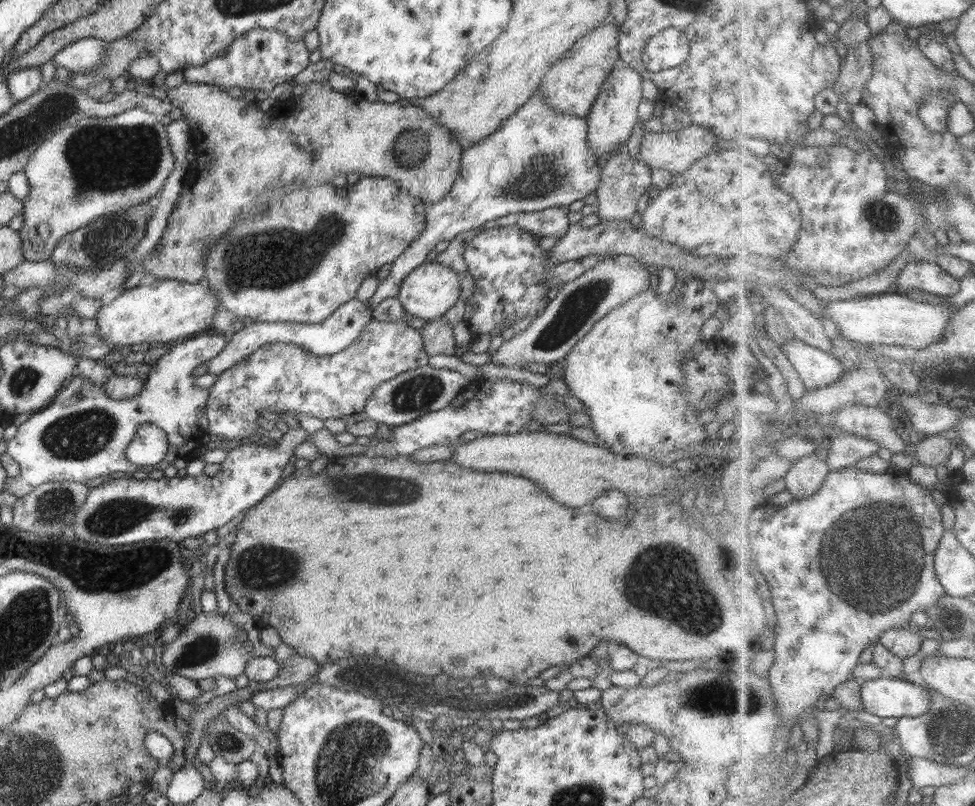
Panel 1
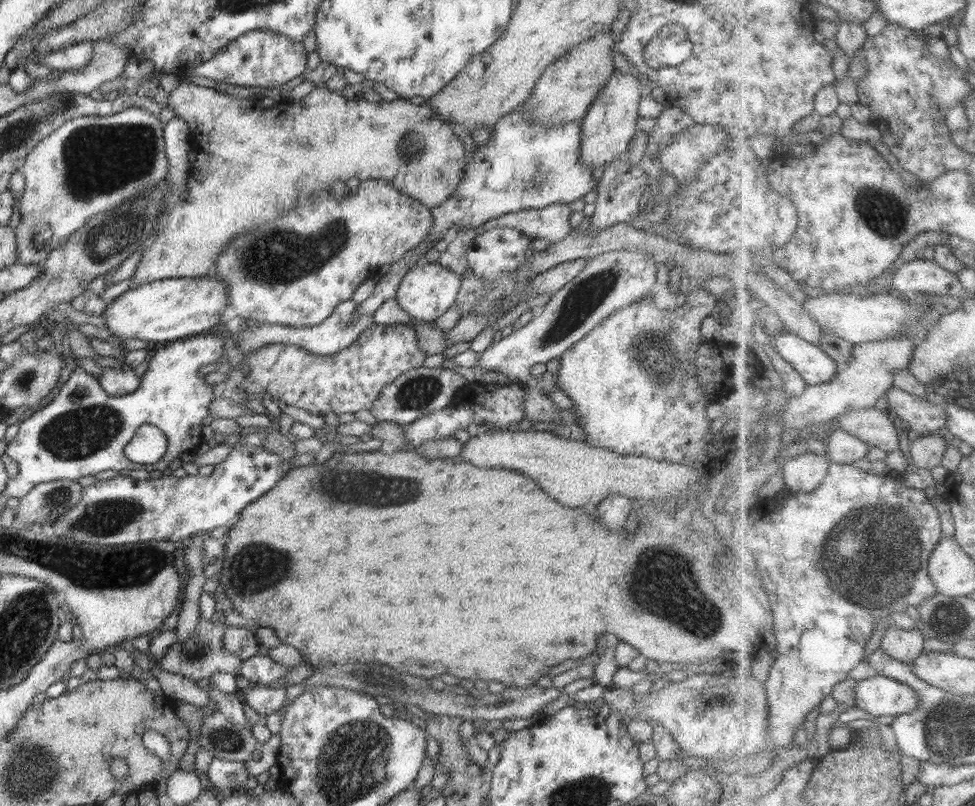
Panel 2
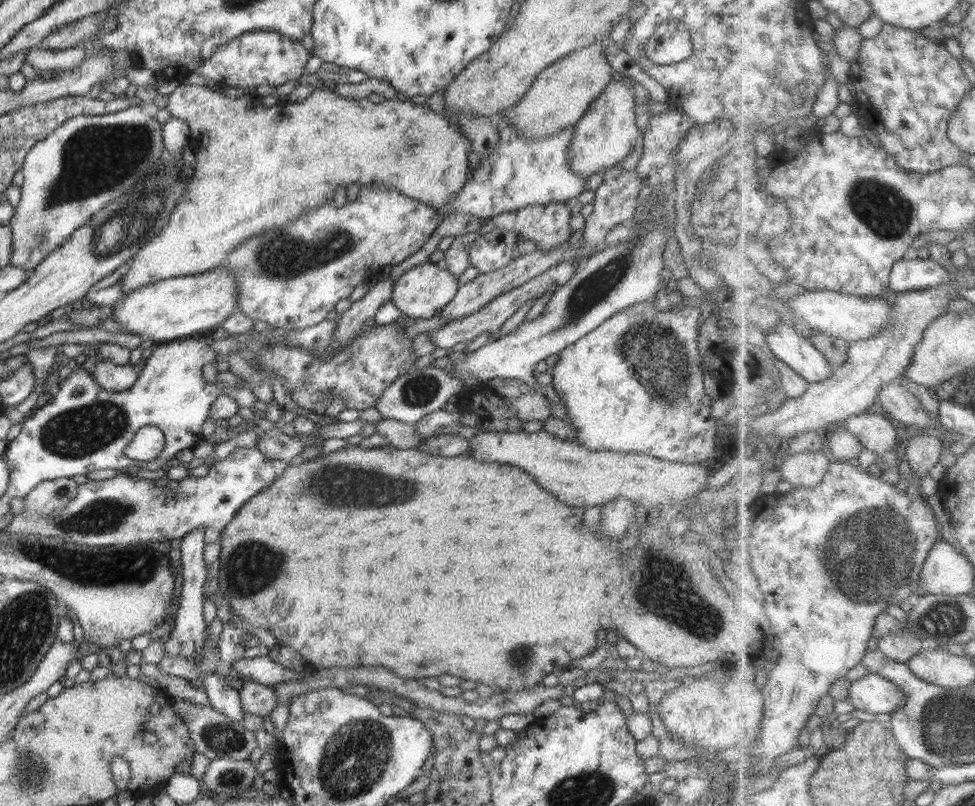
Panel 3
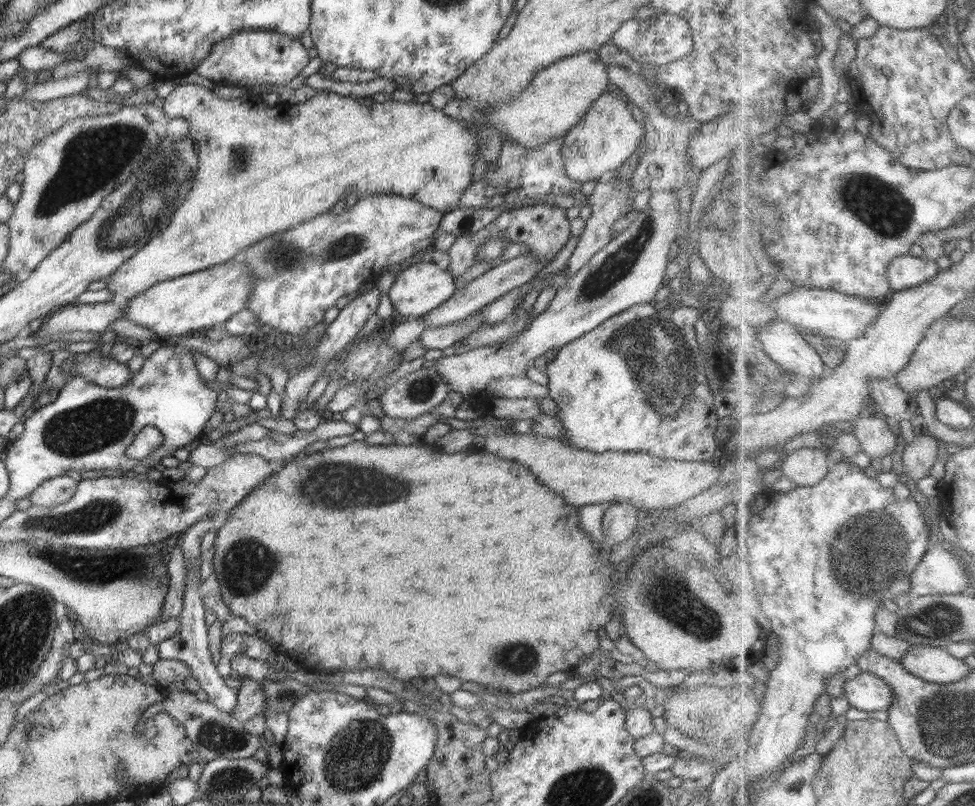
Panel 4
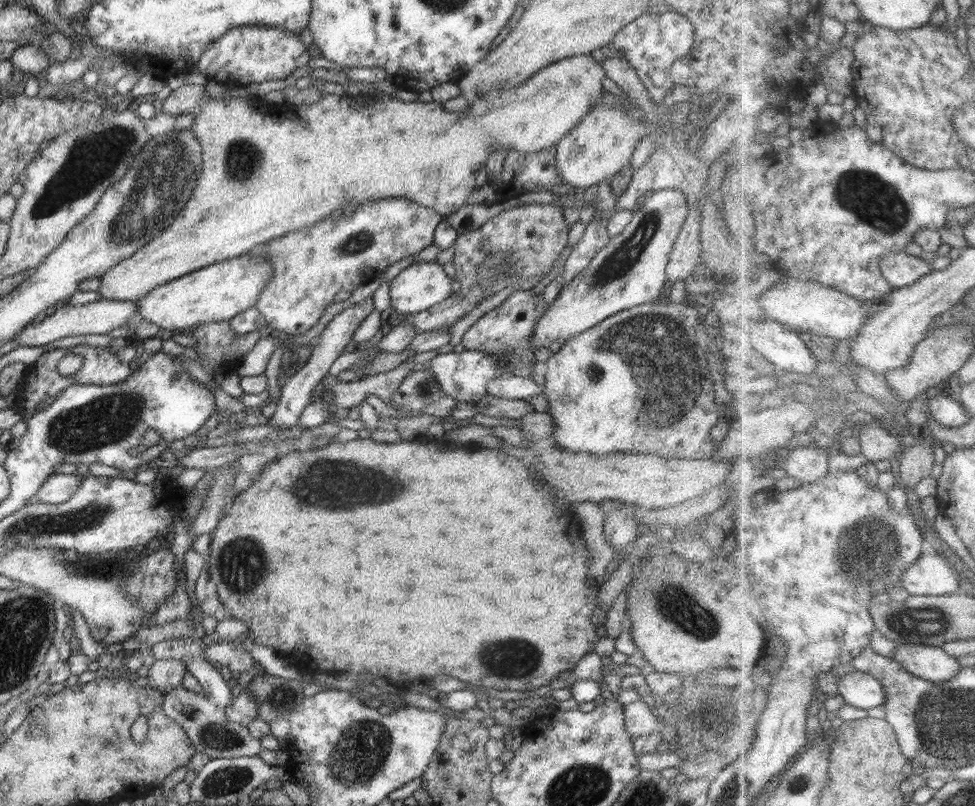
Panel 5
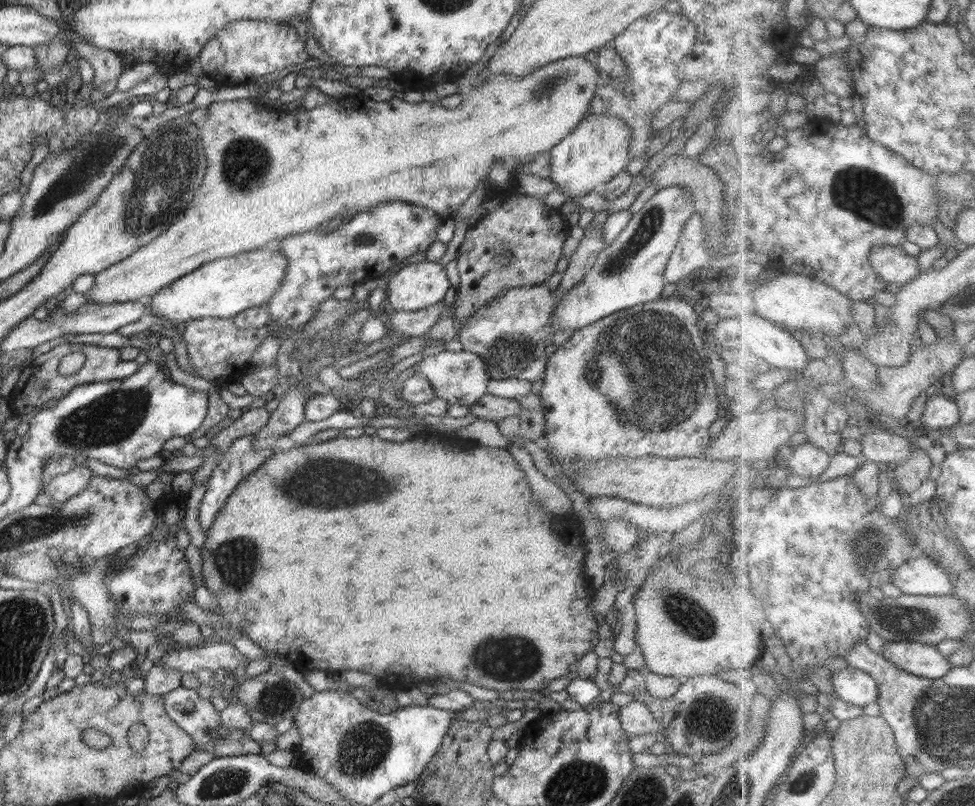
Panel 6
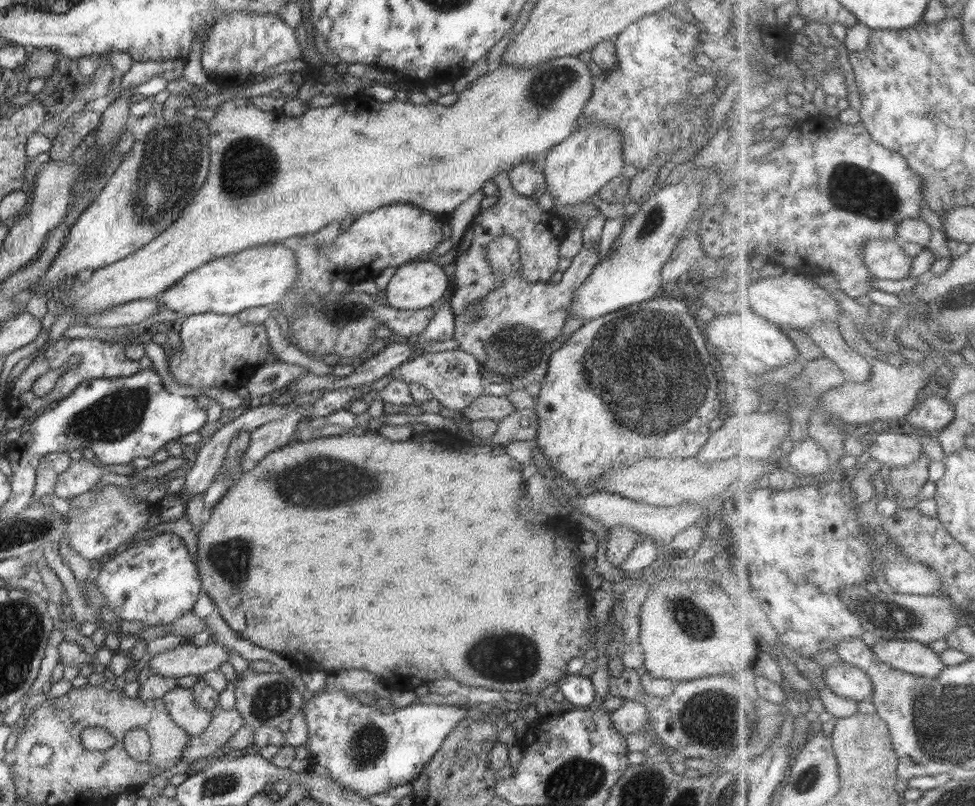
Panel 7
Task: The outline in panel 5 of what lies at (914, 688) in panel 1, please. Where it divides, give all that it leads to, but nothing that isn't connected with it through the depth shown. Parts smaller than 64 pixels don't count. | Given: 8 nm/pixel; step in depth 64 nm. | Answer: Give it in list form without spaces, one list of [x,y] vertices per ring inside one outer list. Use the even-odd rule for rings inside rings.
[[[855,670],[842,678],[840,693],[849,704],[865,710],[882,706],[888,700],[882,680],[860,670]]]

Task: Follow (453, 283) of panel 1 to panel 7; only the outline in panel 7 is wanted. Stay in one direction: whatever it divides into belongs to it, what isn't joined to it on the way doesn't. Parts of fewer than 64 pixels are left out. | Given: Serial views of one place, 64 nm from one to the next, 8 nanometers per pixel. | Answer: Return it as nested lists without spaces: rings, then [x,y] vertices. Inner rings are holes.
[[[432,258],[400,265],[382,293],[383,299],[400,310],[432,306],[448,288],[448,276],[442,268]]]

